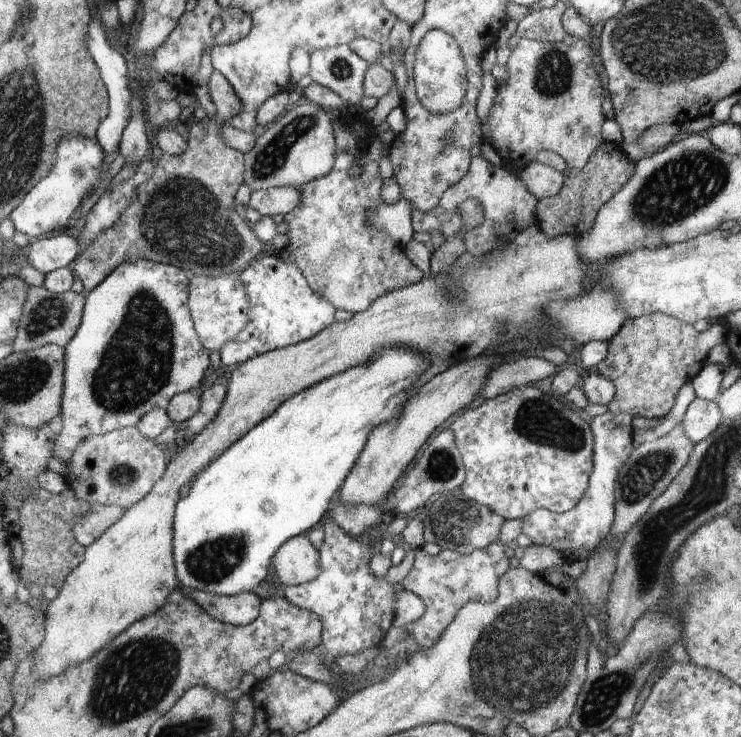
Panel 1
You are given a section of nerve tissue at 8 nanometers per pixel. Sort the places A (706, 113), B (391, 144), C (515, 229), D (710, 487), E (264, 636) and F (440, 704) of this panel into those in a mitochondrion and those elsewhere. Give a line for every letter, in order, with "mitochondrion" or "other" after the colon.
A: other
B: other
C: other
D: mitochondrion
E: other
F: other

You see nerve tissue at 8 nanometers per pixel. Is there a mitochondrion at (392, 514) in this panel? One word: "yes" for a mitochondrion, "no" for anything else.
no

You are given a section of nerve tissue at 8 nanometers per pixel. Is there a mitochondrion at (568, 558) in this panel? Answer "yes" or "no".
no

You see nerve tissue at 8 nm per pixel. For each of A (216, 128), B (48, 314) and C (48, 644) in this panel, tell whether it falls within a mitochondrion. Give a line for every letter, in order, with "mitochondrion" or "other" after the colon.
A: other
B: mitochondrion
C: other

